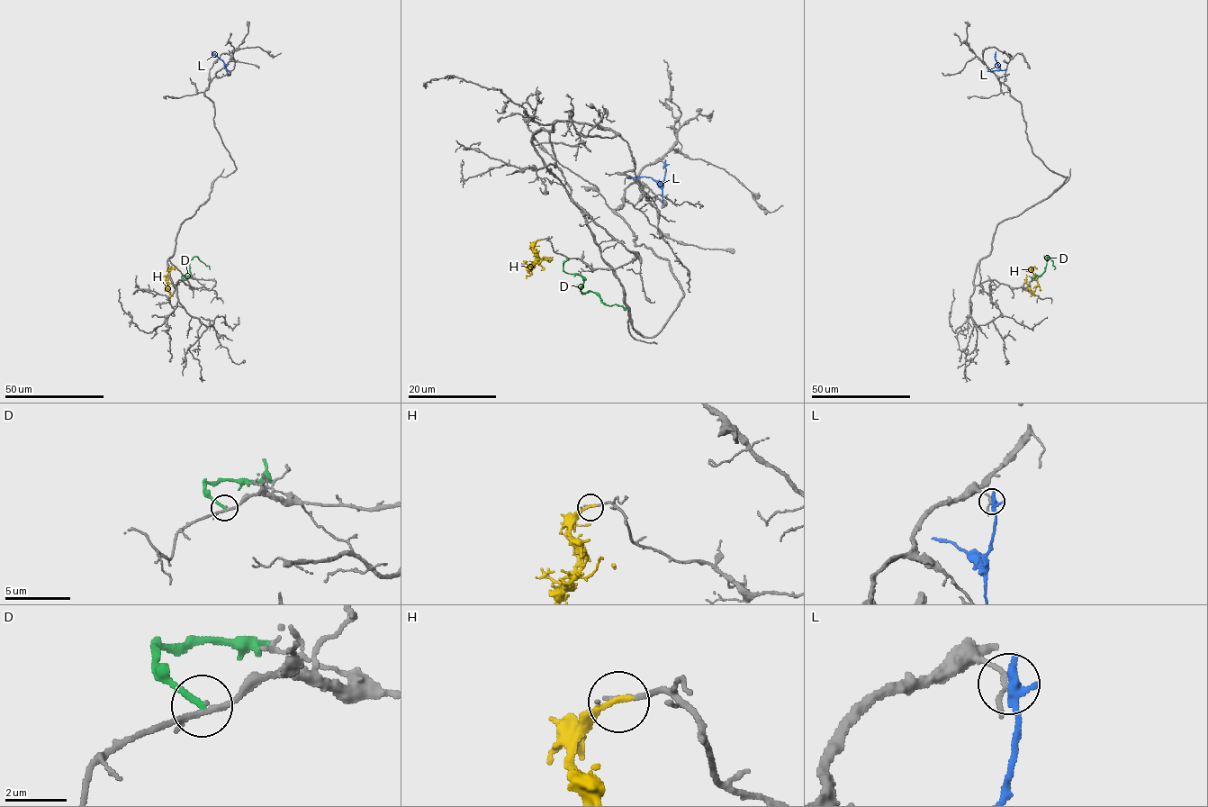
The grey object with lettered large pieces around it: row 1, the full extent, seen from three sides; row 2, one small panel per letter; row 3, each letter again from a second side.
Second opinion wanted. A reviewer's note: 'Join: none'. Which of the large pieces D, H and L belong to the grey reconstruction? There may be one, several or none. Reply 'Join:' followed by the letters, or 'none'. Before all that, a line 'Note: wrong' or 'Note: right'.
Note: right
Join: none

